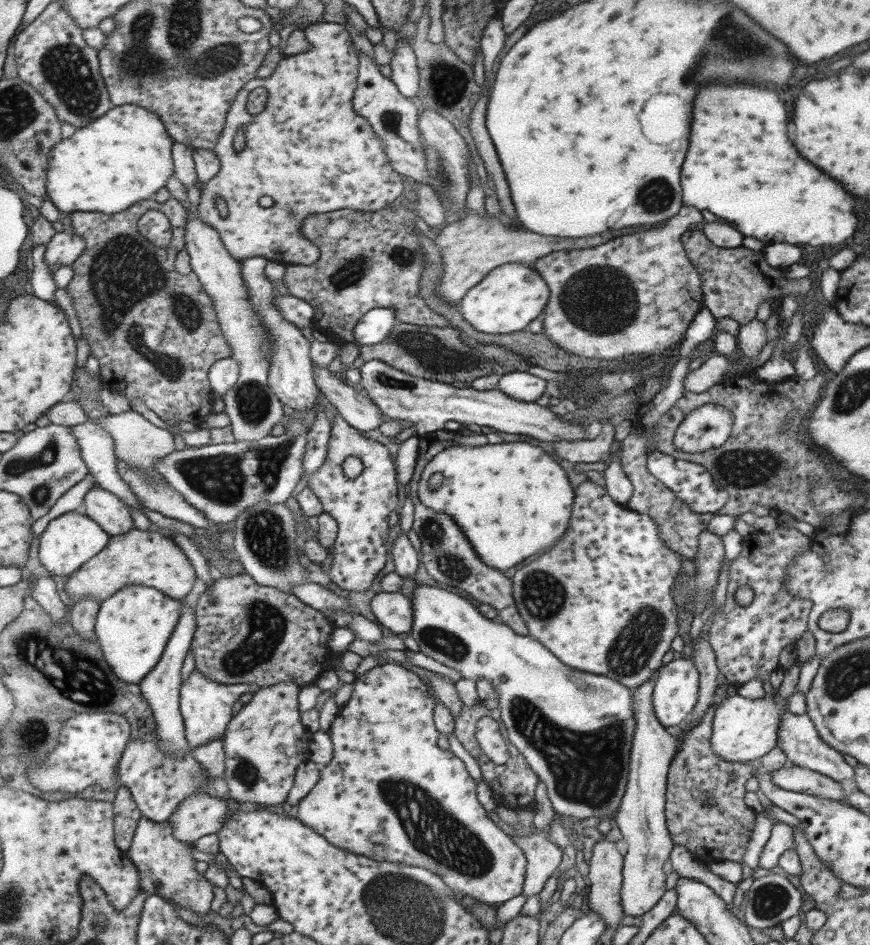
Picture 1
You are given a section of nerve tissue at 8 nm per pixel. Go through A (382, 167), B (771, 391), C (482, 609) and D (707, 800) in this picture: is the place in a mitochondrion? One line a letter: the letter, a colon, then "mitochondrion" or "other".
A: other
B: other
C: other
D: mitochondrion

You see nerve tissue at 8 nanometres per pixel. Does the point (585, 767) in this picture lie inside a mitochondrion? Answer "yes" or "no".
yes

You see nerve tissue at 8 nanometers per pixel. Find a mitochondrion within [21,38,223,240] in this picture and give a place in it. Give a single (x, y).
(69, 73)

